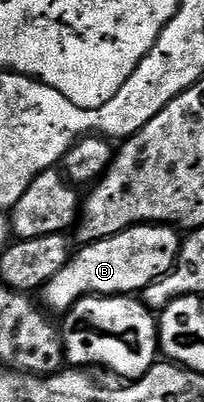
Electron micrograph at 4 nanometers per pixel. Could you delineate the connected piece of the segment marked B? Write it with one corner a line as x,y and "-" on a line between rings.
138,224
121,234
84,244
72,255
67,265
41,289
41,297
43,296
44,300
42,303
52,313
67,314
78,300
89,296
129,296
146,293
149,285
156,284
175,269
180,247
180,233
166,224

